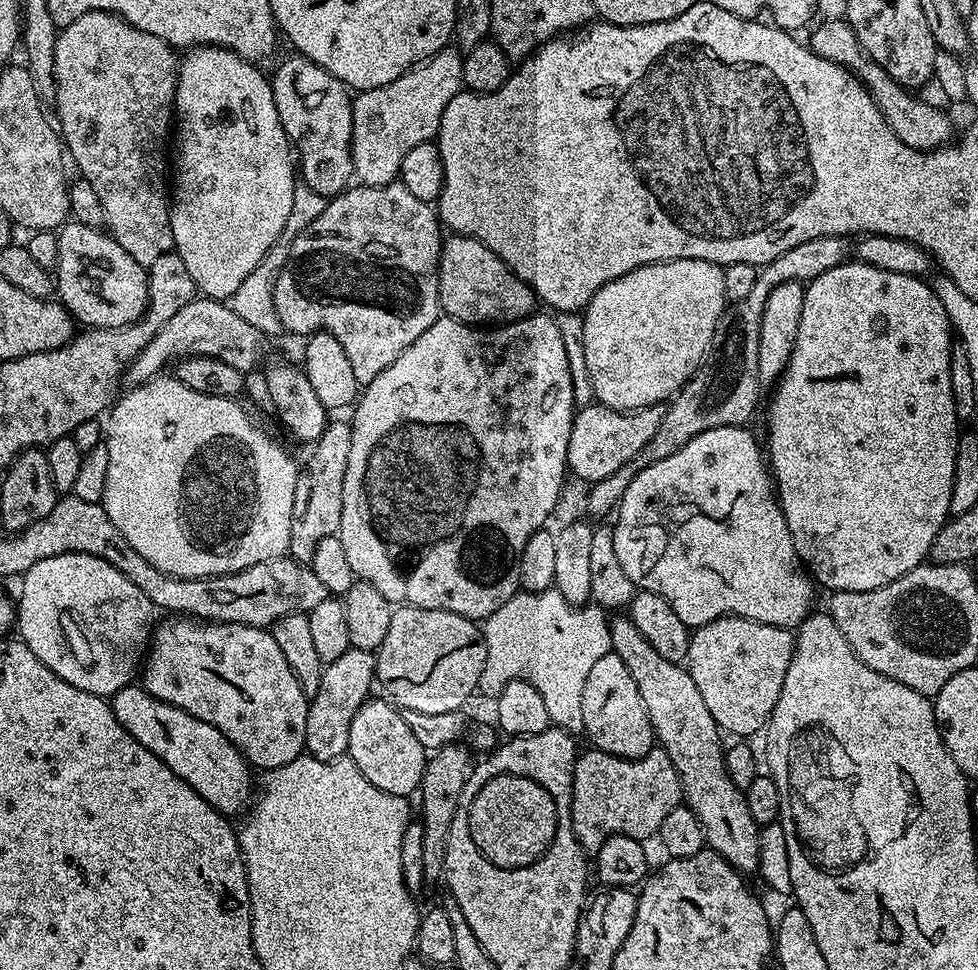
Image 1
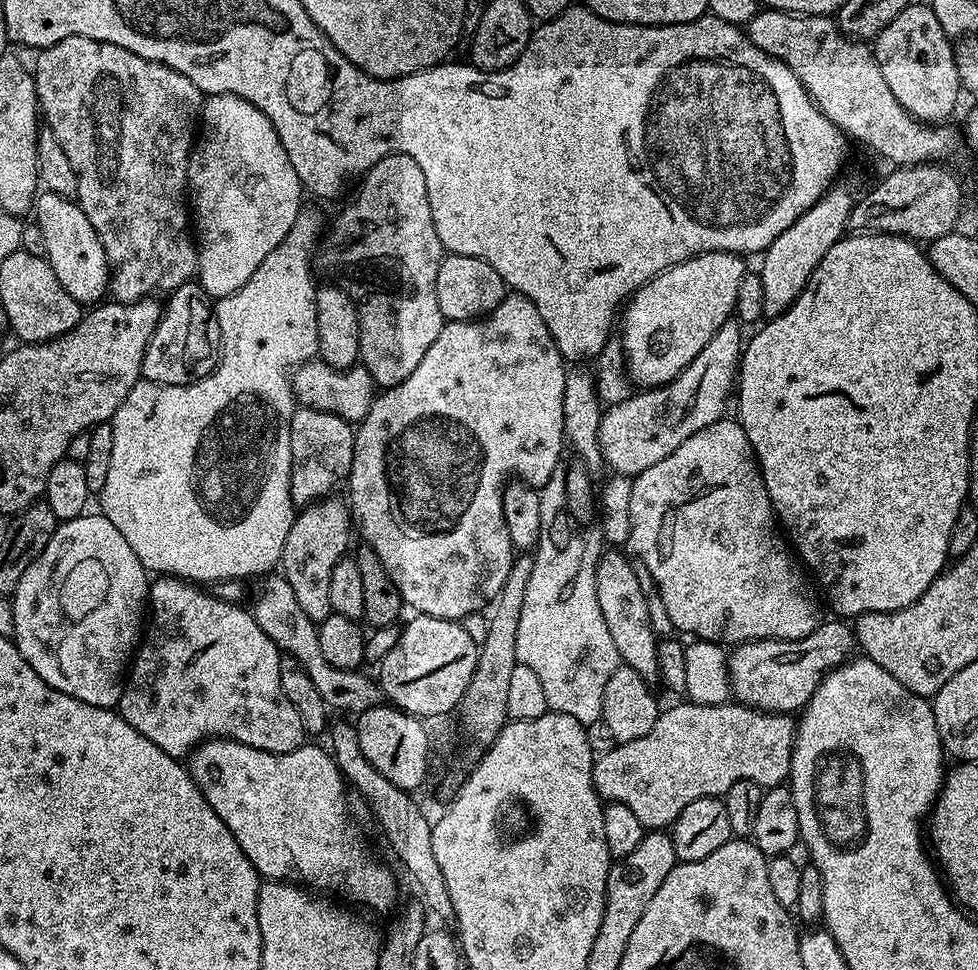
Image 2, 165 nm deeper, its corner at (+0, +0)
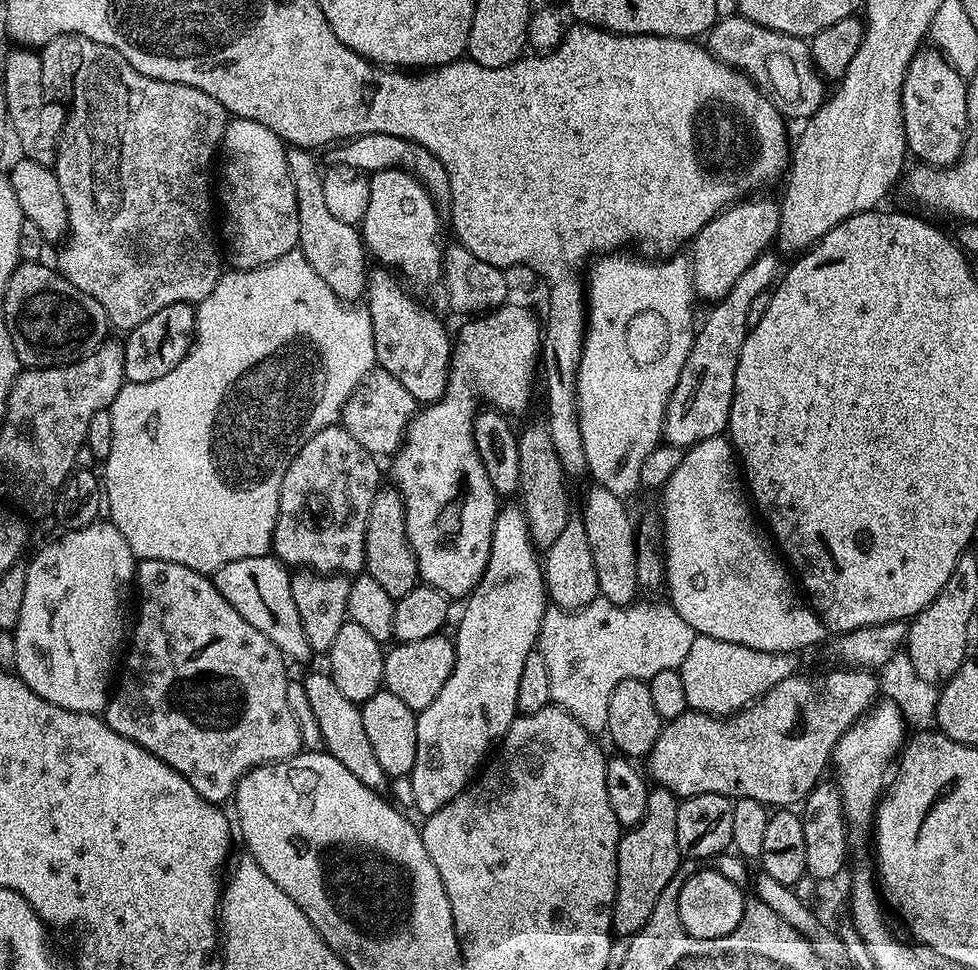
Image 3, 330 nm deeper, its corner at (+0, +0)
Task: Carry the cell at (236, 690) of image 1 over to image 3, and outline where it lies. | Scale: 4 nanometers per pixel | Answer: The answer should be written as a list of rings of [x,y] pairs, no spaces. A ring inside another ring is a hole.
[[[142,560],[136,565],[136,579],[134,581],[135,595],[140,595],[140,609],[136,612],[136,629],[130,632],[130,647],[126,652],[126,659],[122,664],[122,671],[118,676],[118,687],[109,695],[108,705],[104,708],[102,719],[118,734],[130,738],[138,746],[150,750],[166,766],[170,766],[202,794],[212,804],[223,805],[224,800],[233,799],[236,783],[244,777],[247,772],[254,770],[263,764],[276,764],[280,760],[289,760],[291,756],[301,751],[300,731],[298,722],[294,714],[290,714],[290,702],[286,702],[286,686],[290,679],[290,673],[284,669],[286,665],[285,657],[281,656],[280,651],[266,638],[266,634],[258,634],[222,594],[212,585],[211,579],[205,573],[190,570],[190,566],[182,566],[178,562],[166,562],[165,560]]]

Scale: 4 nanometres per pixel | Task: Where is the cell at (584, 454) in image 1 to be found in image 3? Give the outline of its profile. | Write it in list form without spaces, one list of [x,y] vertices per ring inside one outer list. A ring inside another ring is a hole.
[[[775,251],[763,252],[754,262],[750,262],[749,268],[744,273],[738,274],[738,282],[730,286],[730,294],[726,294],[722,299],[715,301],[708,312],[708,317],[704,320],[704,325],[699,325],[698,331],[692,338],[692,349],[686,358],[686,366],[682,366],[682,374],[678,386],[674,386],[672,395],[668,398],[668,409],[664,415],[663,439],[669,445],[687,450],[692,445],[702,442],[711,436],[721,435],[728,427],[728,415],[730,406],[734,398],[734,378],[738,370],[738,358],[742,354],[742,342],[746,342],[748,337],[748,315],[750,306],[758,294],[769,291],[777,283],[782,272],[780,260],[774,254]]]

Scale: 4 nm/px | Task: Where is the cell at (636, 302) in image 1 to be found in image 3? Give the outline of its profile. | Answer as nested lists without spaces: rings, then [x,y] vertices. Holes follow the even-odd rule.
[[[748,198],[724,209],[719,216],[709,220],[699,228],[695,237],[690,271],[692,286],[697,297],[707,302],[715,302],[730,294],[730,286],[738,282],[738,274],[745,272],[750,262],[769,251],[768,244],[780,234],[780,206],[775,199],[756,200]]]

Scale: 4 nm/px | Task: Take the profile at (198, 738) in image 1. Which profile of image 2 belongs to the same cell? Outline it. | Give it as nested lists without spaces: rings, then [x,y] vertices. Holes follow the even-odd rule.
[[[213,738],[204,741],[203,744],[192,749],[186,760],[186,767],[188,773],[192,775],[192,780],[198,786],[198,790],[202,790],[206,802],[210,802],[214,814],[218,814],[218,818],[222,818],[222,822],[226,822],[226,826],[234,834],[238,846],[242,846],[242,854],[246,854],[246,858],[250,858],[250,862],[256,867],[256,872],[265,881],[295,882],[297,885],[307,886],[309,889],[315,890],[320,894],[345,892],[356,904],[365,904],[366,907],[373,908],[376,912],[389,911],[388,913],[391,913],[397,907],[396,876],[368,849],[368,844],[364,841],[363,834],[356,829],[356,824],[352,821],[351,814],[348,813],[348,796],[344,793],[346,781],[340,772],[340,768],[332,761],[331,755],[325,749],[323,752],[322,749],[315,748],[311,743],[305,742],[299,748],[289,752],[267,752],[266,750],[258,750],[254,746],[246,746],[237,740]]]

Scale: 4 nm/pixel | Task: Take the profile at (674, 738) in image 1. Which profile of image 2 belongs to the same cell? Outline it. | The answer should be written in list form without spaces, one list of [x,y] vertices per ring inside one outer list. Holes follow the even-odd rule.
[[[608,551],[601,555],[600,562],[596,565],[596,593],[598,594],[598,606],[602,610],[602,618],[606,621],[606,627],[610,629],[610,638],[618,650],[621,665],[638,670],[638,674],[642,674],[642,678],[646,681],[655,681],[660,675],[658,650],[656,649],[658,637],[650,622],[649,593],[644,592],[645,581],[637,565],[631,559],[628,561],[620,553],[622,551]]]

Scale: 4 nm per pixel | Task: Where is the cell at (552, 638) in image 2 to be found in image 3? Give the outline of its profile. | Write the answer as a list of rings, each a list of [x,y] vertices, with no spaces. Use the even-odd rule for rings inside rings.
[[[597,598],[586,606],[569,610],[550,606],[544,611],[538,651],[550,670],[550,694],[555,707],[566,710],[585,730],[593,734],[604,734],[608,730],[610,718],[610,694],[614,686],[623,680],[646,680],[658,674],[658,670],[677,670],[686,662],[686,653],[690,650],[696,631],[673,610],[671,603],[640,604],[631,606],[610,604],[603,598]]]

